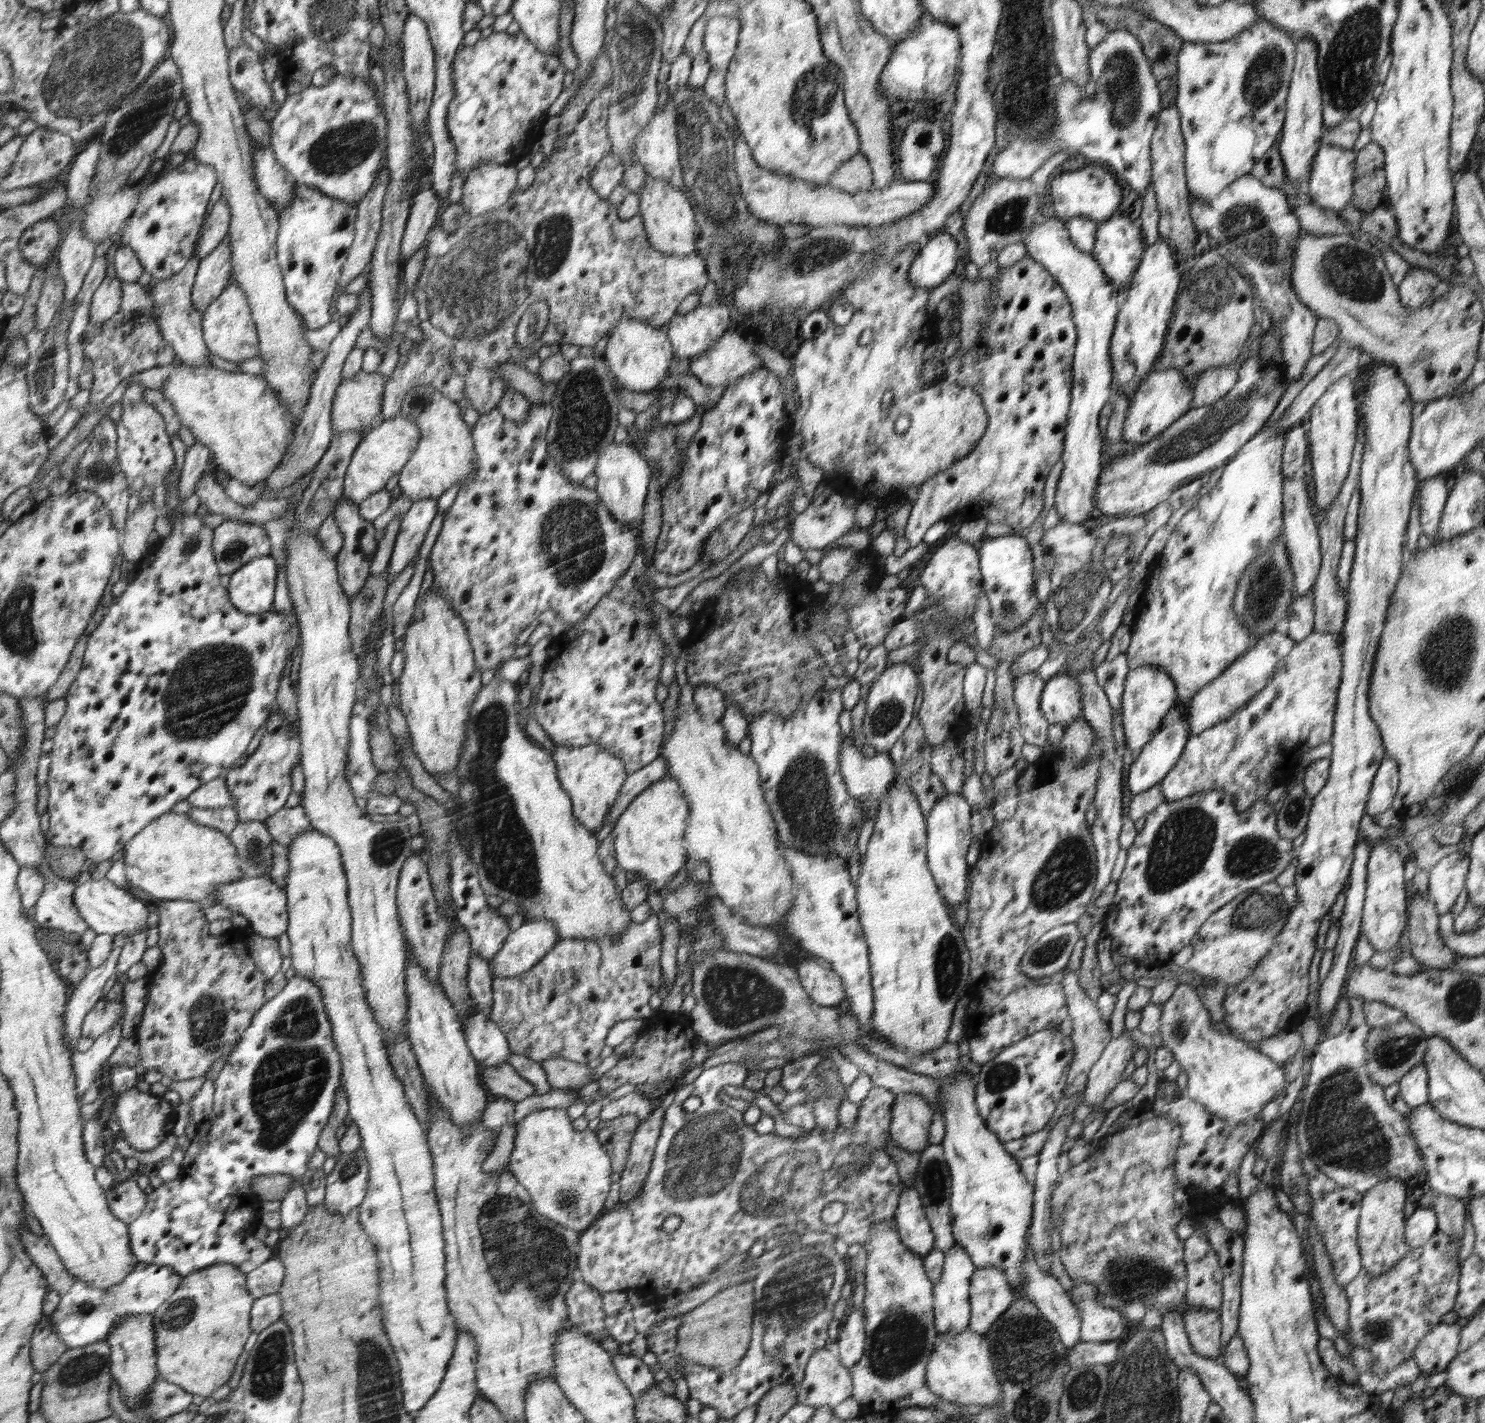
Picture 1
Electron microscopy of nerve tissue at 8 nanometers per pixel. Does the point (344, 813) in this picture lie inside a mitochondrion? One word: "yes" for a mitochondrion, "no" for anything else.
no

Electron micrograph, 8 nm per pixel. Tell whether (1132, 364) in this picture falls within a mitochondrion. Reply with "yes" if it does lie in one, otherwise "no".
no

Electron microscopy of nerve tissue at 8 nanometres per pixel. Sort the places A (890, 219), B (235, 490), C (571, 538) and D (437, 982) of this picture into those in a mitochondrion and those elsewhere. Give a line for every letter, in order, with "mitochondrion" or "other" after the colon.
A: other
B: other
C: mitochondrion
D: other

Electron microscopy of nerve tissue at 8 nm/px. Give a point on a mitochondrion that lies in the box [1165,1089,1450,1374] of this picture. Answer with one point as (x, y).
(1377, 1331)

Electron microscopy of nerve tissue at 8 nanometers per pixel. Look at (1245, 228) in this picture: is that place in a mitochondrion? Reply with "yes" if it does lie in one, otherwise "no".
yes

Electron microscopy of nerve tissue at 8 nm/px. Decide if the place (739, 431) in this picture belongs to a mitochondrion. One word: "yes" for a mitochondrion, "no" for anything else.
no

